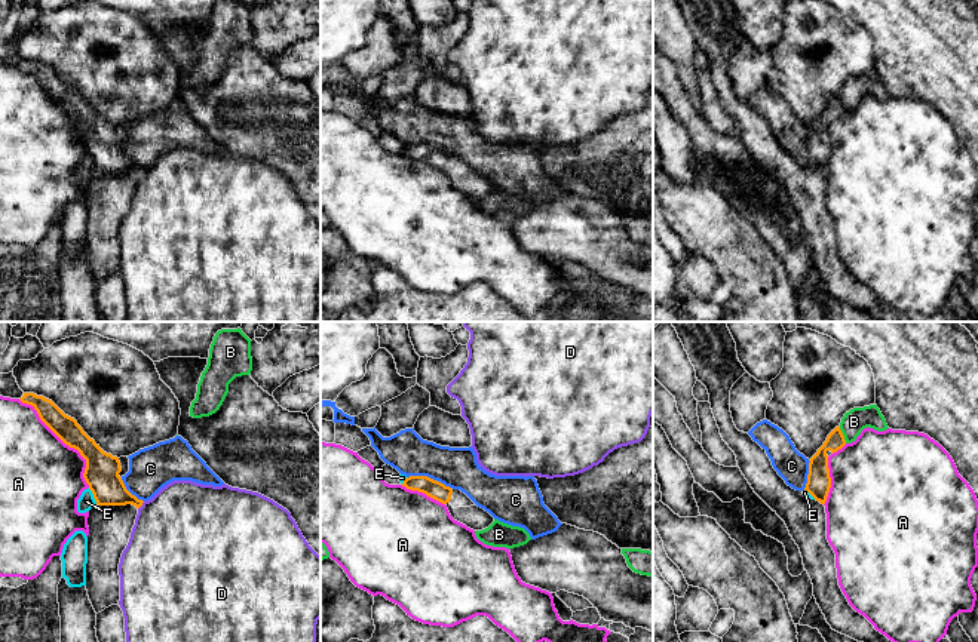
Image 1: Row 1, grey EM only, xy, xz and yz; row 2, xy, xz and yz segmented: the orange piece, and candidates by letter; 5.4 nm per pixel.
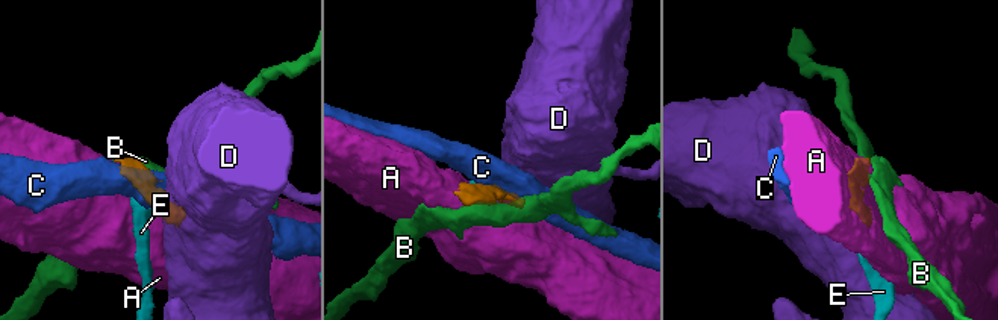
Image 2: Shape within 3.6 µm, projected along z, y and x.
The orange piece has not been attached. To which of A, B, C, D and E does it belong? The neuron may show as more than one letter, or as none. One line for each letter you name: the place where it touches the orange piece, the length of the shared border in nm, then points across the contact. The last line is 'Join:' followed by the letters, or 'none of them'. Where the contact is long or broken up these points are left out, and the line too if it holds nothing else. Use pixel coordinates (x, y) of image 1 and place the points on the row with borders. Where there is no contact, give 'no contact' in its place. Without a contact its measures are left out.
Join: none of them

